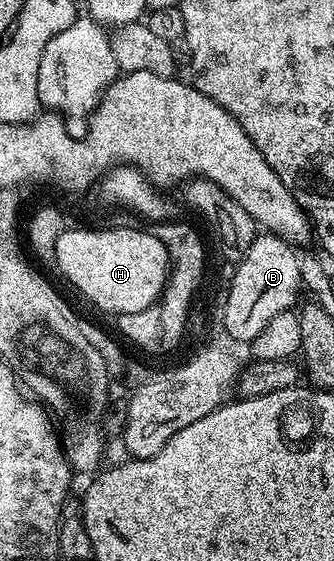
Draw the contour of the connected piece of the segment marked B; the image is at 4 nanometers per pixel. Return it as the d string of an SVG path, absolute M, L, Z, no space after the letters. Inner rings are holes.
M269 232L255 233L252 244L237 259L234 274L228 282L234 285L227 298L230 306L224 309L224 331L235 343L249 344L261 330L280 312L291 309L303 289L300 254L290 243Z

